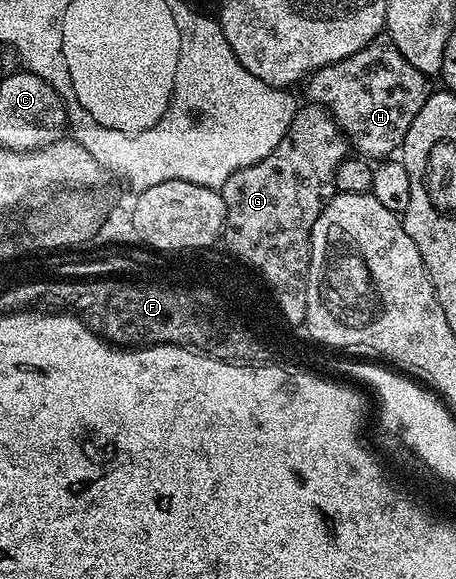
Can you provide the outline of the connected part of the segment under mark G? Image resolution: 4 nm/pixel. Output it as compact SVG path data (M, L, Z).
M305 105L295 109L288 132L284 132L280 144L276 144L276 148L272 148L264 160L232 172L232 176L228 176L228 180L220 187L226 209L221 241L226 242L225 249L230 257L244 263L254 263L270 278L270 286L273 286L282 310L285 310L284 320L290 328L301 327L306 321L308 294L302 294L300 290L308 288L312 228L328 201L328 195L335 189L334 173L348 157L348 139L338 129L334 117L323 106Z

